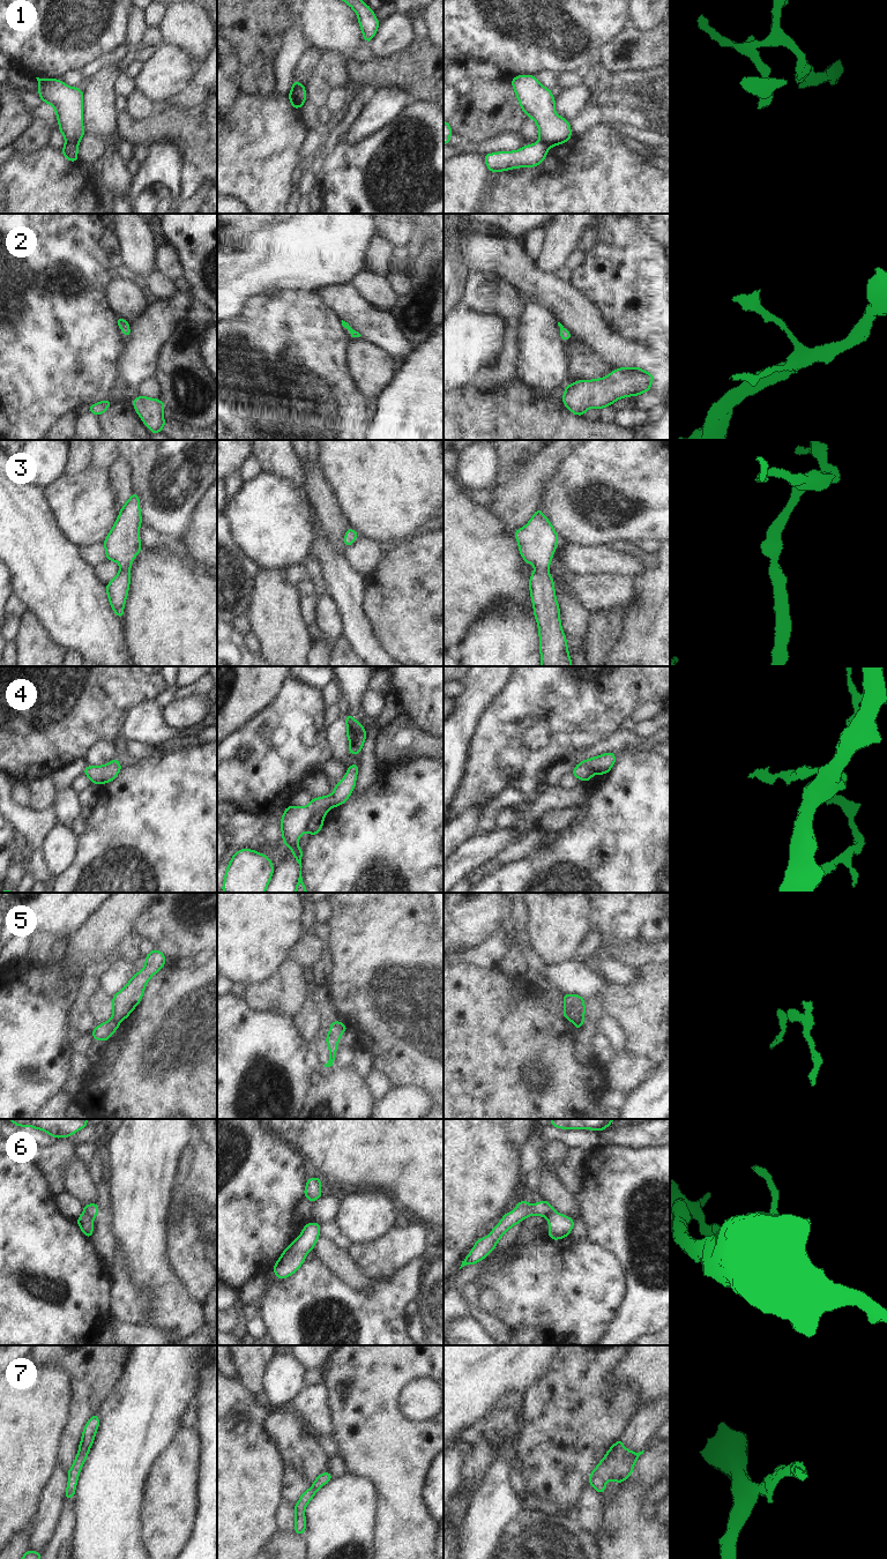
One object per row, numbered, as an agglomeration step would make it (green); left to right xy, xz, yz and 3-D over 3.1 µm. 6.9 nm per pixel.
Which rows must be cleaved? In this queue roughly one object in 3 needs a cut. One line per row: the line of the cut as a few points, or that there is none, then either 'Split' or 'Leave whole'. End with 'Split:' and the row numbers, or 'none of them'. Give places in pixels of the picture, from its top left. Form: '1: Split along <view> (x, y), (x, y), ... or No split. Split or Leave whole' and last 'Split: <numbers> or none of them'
1: Split along xy (66, 141), (77, 144). Split
2: No split. Leave whole
3: No split. Leave whole
4: No split. Leave whole
5: Split along xy (112, 1019), (118, 1024). Split
6: Split along xy (83, 1211), (91, 1220). Split
7: No split. Leave whole
Split: 1, 5, 6.

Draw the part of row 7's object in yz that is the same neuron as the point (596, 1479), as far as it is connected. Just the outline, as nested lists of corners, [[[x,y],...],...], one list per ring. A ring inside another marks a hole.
[[[621,1438],[610,1447],[606,1455],[599,1464],[589,1475],[589,1485],[591,1485],[601,1495],[604,1493],[608,1480],[616,1480],[621,1484],[629,1475],[633,1474],[633,1467],[638,1457],[644,1450],[633,1453],[624,1447]]]

